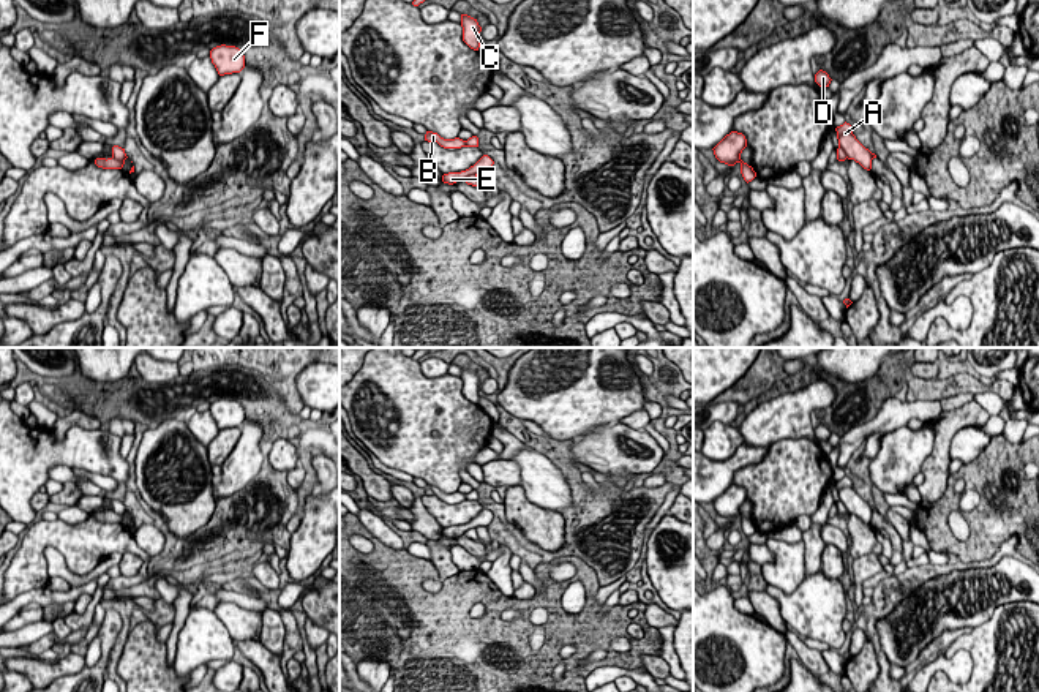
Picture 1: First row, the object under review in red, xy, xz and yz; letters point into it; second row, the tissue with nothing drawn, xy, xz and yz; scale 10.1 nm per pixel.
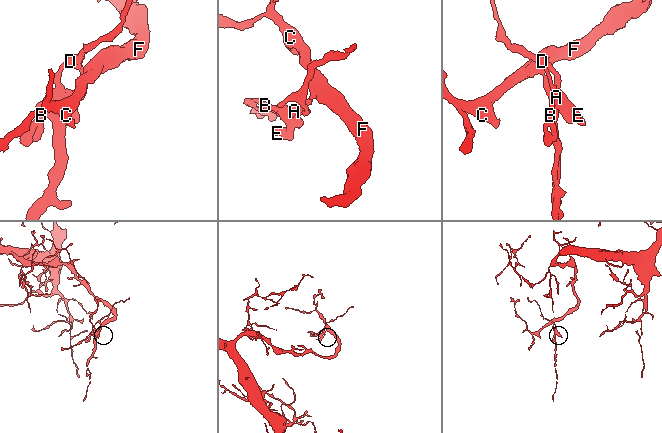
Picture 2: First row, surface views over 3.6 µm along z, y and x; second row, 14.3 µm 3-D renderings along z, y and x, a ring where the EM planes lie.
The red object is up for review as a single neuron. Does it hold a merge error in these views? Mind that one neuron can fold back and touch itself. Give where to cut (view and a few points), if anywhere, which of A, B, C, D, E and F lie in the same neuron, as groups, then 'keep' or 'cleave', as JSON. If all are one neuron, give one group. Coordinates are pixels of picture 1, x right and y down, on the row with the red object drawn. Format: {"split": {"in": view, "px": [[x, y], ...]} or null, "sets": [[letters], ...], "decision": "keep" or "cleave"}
{"split": null, "sets": [["A", "B", "C", "D", "E", "F"]], "decision": "keep"}

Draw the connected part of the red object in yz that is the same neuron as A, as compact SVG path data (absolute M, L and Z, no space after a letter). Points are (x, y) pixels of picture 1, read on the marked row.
M843 123L835 128L837 139L838 139L838 149L837 149L837 160L845 161L854 160L859 163L864 169L872 169L872 160L876 158L875 153L872 153L868 149L865 149L853 134L853 128L850 123Z

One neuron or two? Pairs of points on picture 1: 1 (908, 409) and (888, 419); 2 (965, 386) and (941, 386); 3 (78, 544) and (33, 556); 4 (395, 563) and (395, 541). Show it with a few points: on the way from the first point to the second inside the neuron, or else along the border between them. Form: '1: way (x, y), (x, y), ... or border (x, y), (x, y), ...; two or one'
1: way (903, 413), (892, 416); one
2: way (959, 386), (948, 386); one
3: way (67, 541), (46, 541), (41, 545); one
4: border (365, 528), (384, 544), (405, 549); two

